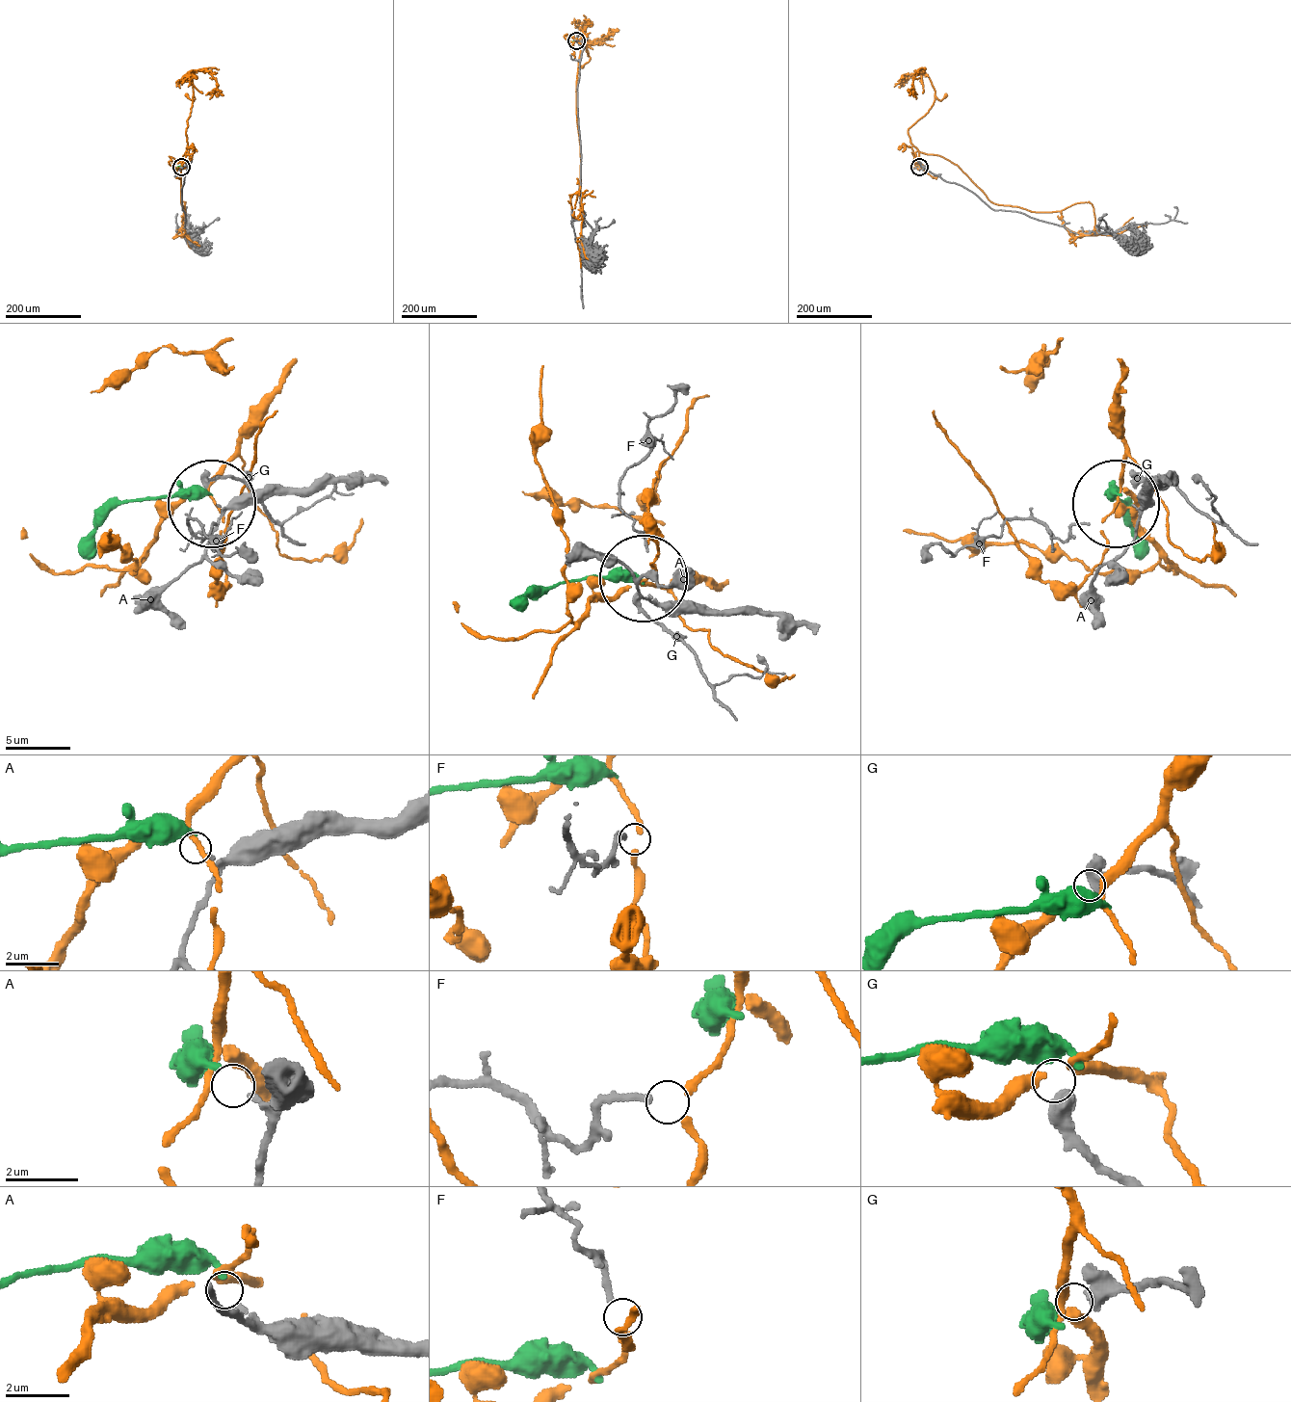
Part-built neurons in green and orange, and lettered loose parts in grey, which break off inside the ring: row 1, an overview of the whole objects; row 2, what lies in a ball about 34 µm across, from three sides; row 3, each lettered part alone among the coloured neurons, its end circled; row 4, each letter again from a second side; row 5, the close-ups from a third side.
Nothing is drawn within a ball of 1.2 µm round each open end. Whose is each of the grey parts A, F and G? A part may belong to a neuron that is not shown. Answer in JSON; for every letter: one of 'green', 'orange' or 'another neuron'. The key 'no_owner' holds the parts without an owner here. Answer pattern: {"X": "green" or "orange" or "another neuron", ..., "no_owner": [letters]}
{"A": "green", "F": "another neuron", "G": "another neuron", "no_owner": ["F", "G"]}

